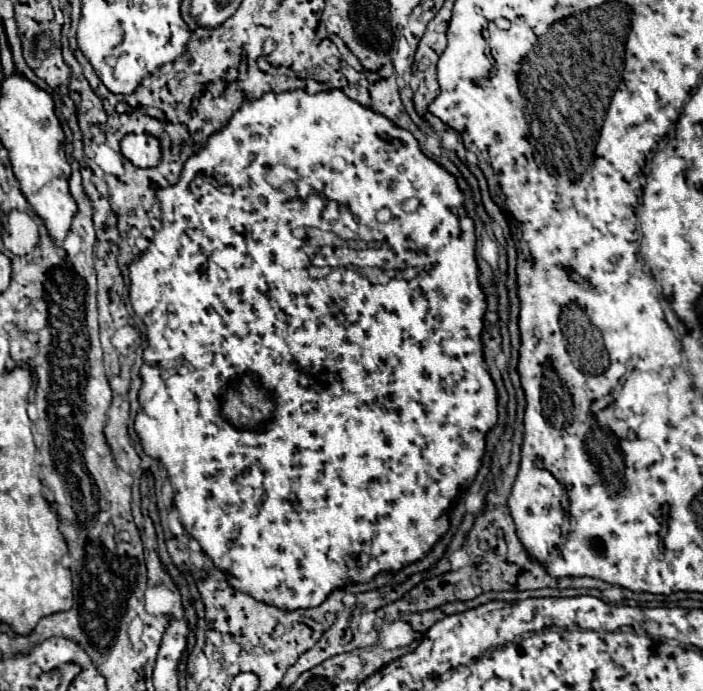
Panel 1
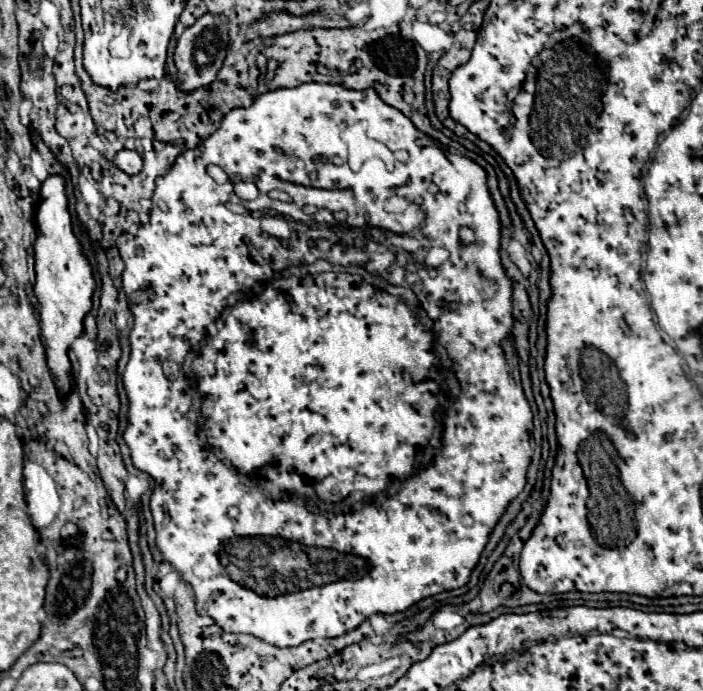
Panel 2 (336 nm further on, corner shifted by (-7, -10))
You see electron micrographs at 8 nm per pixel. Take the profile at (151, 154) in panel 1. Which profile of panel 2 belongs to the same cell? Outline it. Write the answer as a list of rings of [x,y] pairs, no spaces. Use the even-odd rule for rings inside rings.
[[[121,150],[115,154],[113,158],[113,164],[123,170],[125,174],[139,174],[141,168],[143,168],[143,160],[141,156],[137,156],[137,152],[133,150]]]

